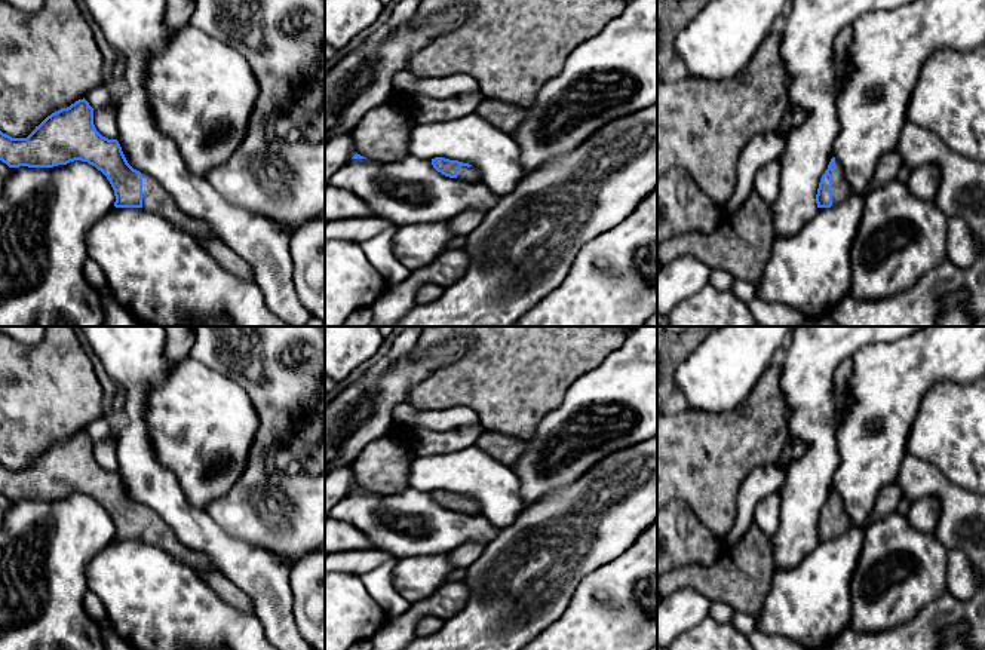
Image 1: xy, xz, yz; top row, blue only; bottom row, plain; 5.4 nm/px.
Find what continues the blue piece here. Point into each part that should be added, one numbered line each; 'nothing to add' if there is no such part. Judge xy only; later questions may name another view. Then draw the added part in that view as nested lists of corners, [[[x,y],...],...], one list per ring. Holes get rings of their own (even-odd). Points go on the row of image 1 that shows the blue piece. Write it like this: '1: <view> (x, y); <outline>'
1: xy (156, 199); [[[142,174],[142,209],[165,217],[182,232],[197,239],[217,239],[203,220],[187,217],[172,196],[150,175]]]

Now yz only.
1: yz (841, 190); [[[835,159],[835,166],[829,171],[832,175],[832,206],[847,200],[853,191],[844,177],[844,171],[838,159]]]

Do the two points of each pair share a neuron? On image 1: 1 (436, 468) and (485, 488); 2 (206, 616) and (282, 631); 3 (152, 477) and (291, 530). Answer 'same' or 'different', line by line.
1: same
2: different
3: different

